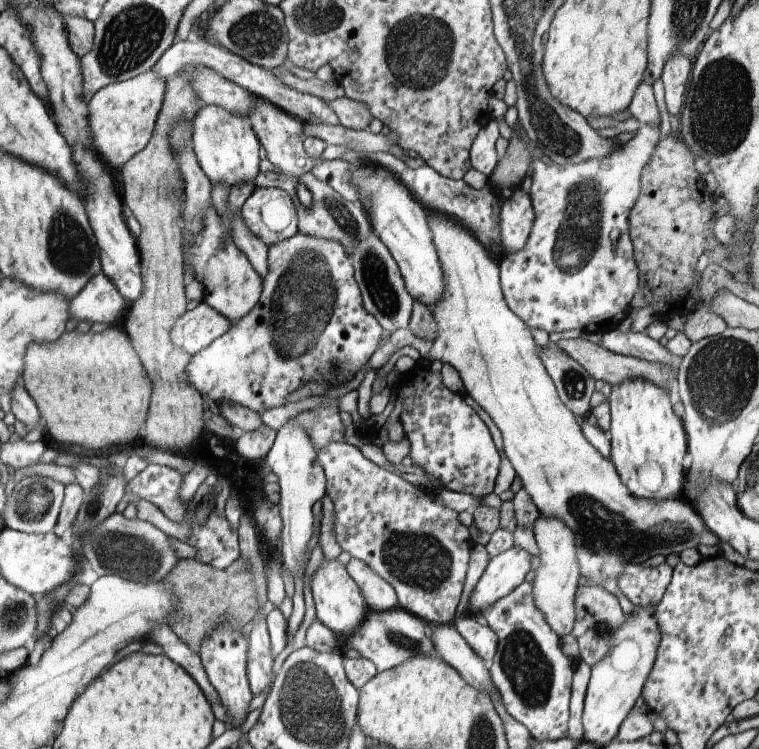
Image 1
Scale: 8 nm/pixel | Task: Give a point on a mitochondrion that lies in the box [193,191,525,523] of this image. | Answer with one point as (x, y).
(303, 299)

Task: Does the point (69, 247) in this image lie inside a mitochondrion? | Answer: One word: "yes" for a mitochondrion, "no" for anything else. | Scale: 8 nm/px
yes

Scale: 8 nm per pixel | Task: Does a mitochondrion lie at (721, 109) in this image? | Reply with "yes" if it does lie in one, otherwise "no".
yes

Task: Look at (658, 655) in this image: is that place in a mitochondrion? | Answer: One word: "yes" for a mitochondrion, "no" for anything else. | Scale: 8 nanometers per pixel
no

